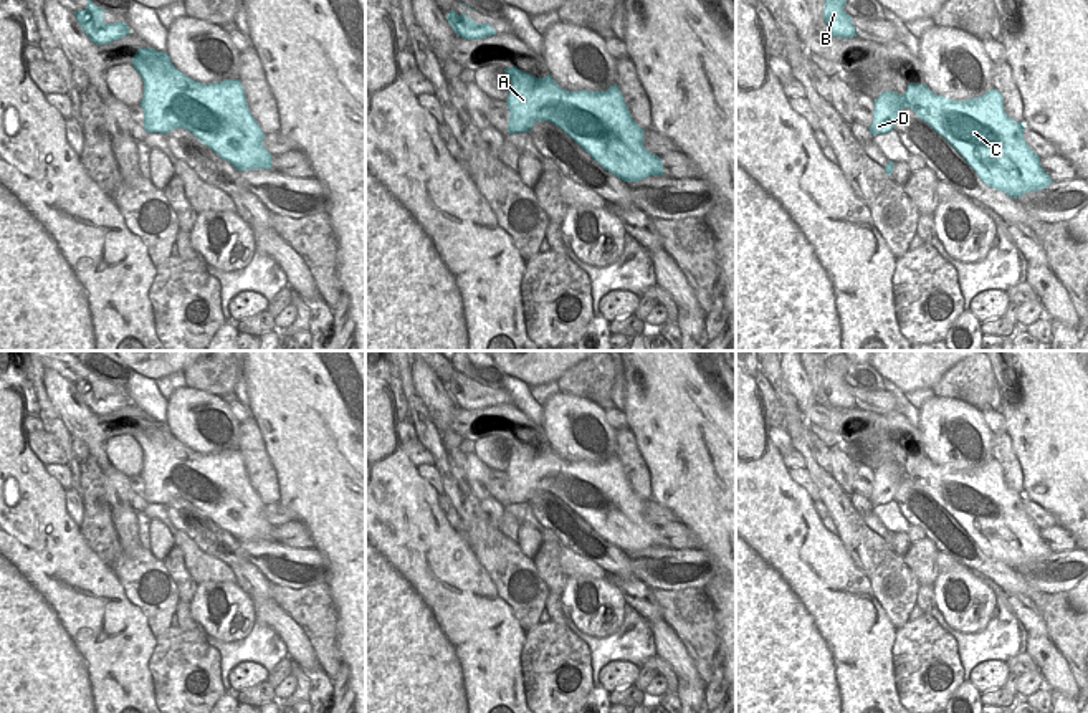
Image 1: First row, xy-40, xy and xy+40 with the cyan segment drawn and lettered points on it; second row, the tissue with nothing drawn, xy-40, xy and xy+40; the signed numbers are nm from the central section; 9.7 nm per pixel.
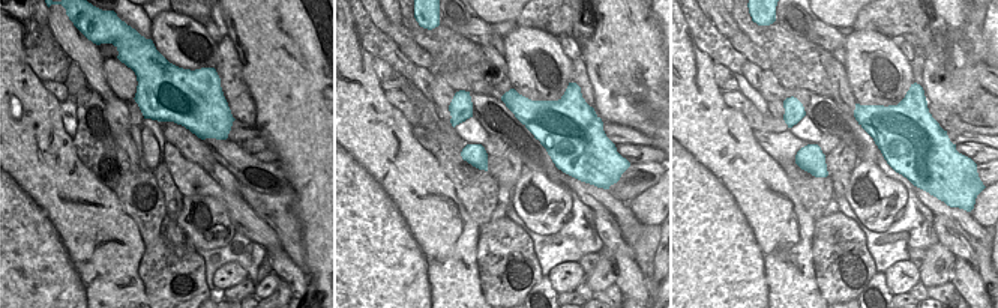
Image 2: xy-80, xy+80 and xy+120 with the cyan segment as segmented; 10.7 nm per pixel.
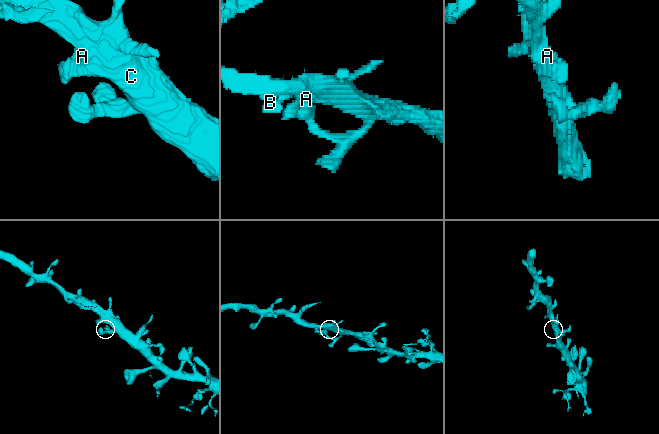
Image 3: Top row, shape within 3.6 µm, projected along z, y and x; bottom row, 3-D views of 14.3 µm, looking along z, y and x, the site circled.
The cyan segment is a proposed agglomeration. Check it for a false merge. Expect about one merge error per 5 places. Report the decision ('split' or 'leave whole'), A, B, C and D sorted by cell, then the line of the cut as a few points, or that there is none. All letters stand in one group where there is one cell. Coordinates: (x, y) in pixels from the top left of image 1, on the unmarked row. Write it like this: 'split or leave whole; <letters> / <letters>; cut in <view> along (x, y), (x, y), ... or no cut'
leave whole; A B C D; no cut

